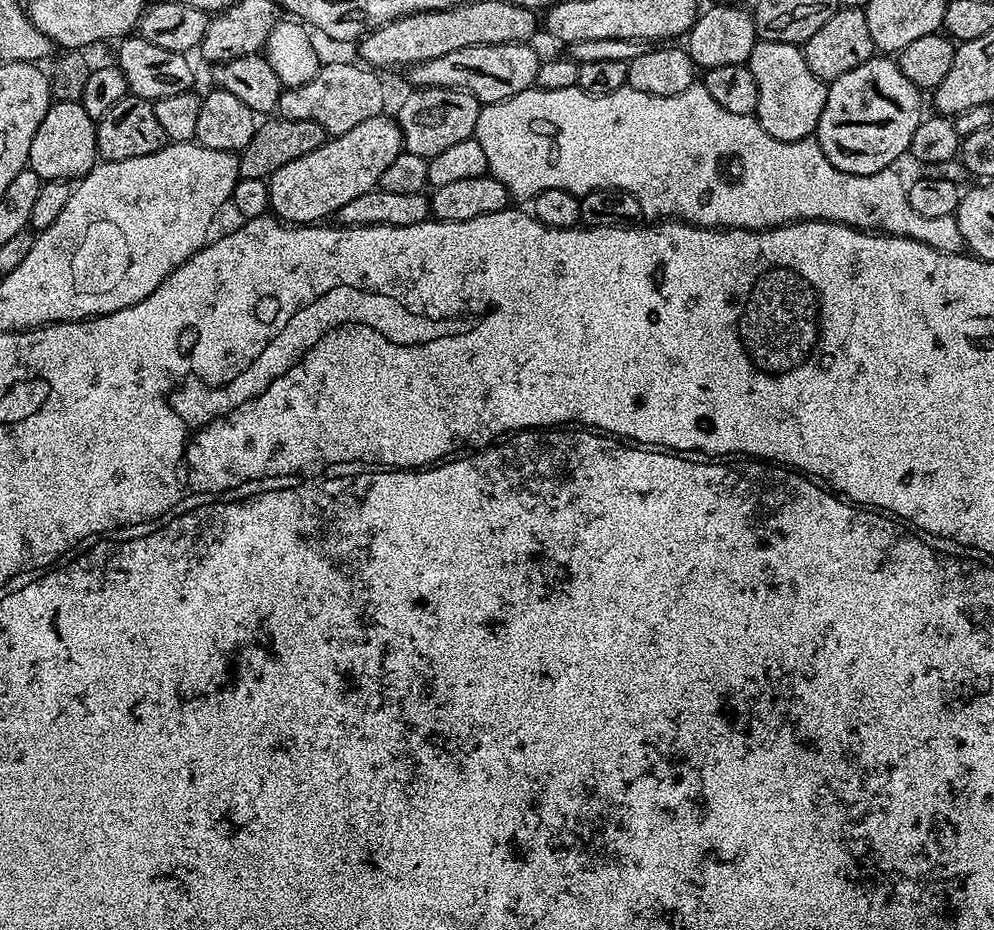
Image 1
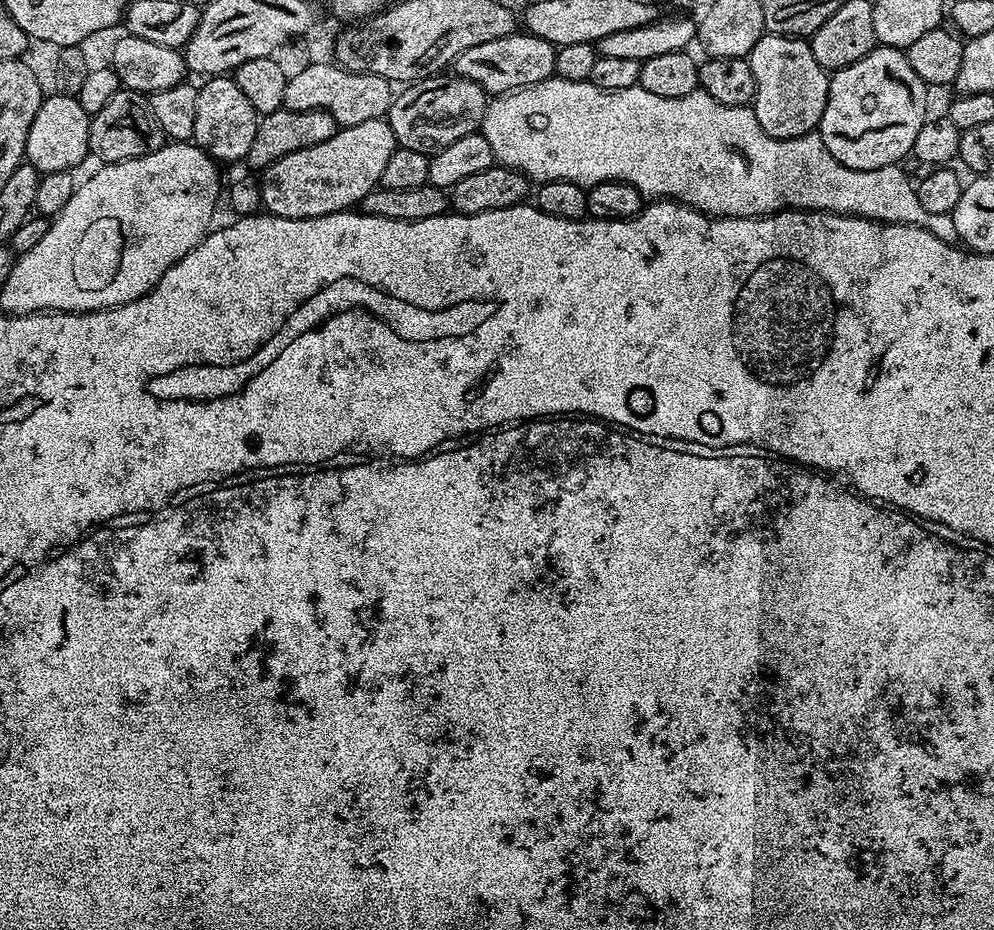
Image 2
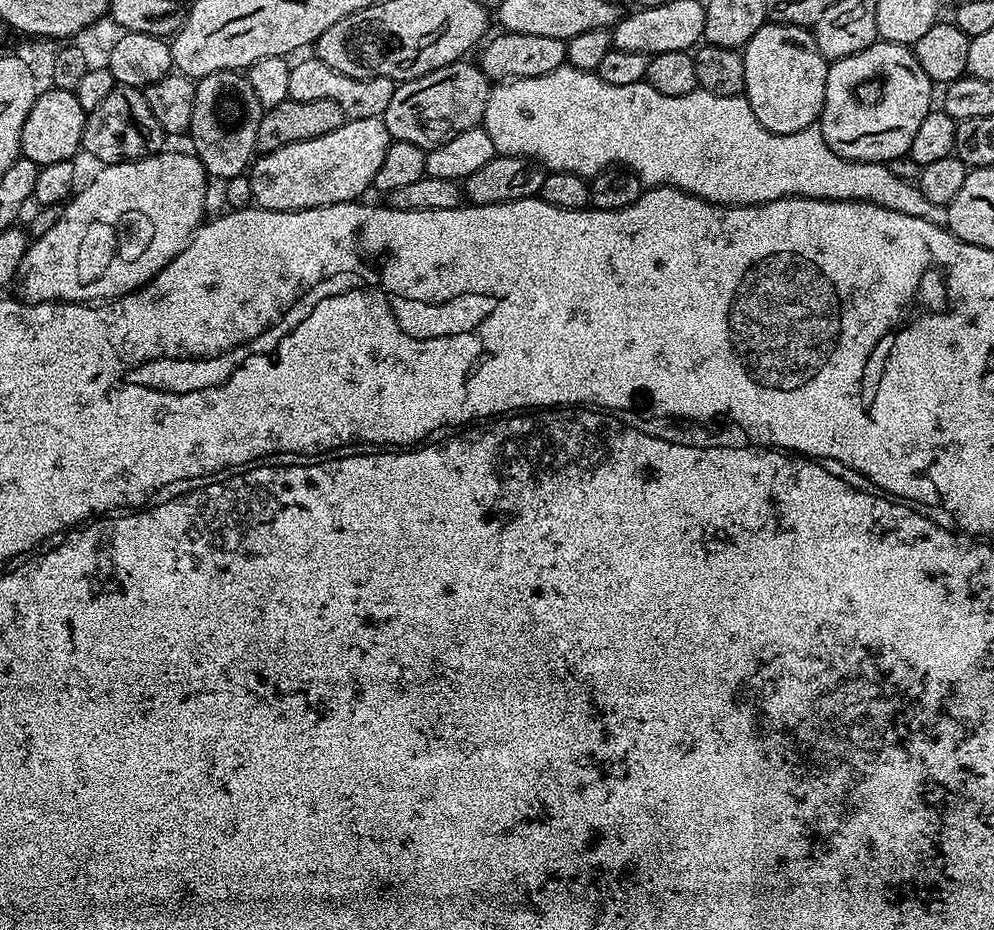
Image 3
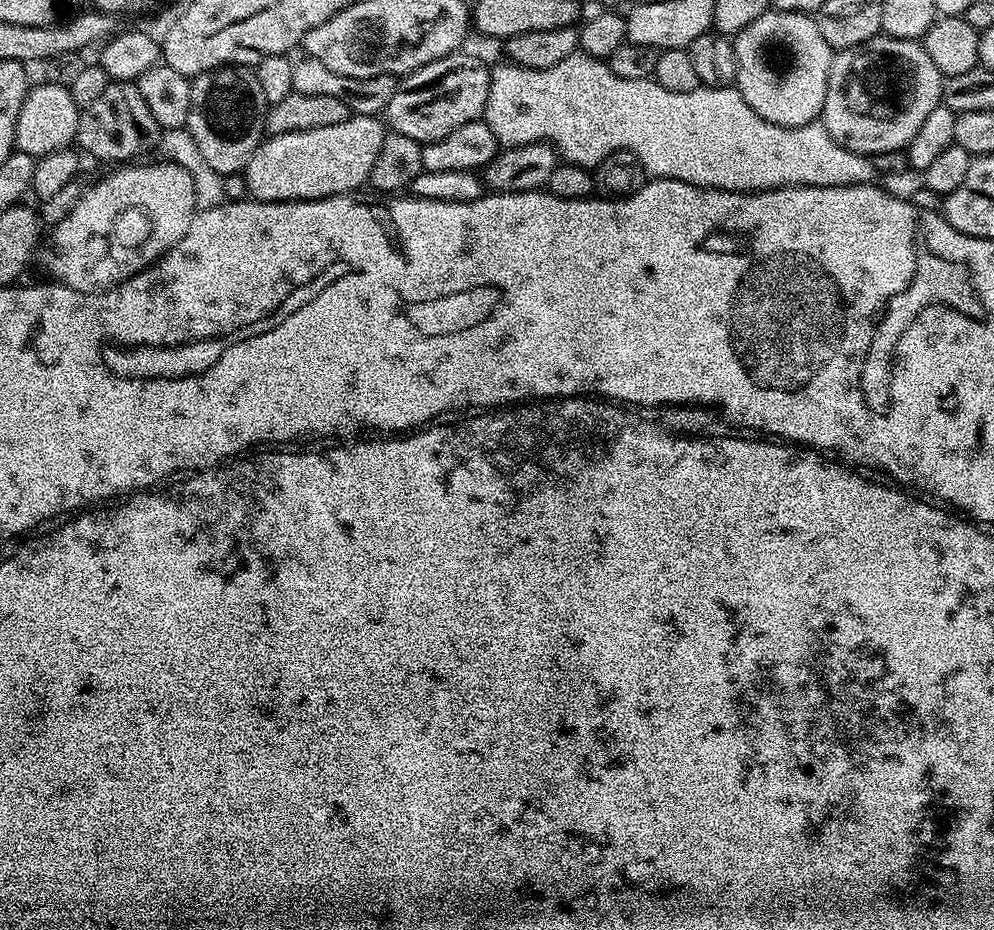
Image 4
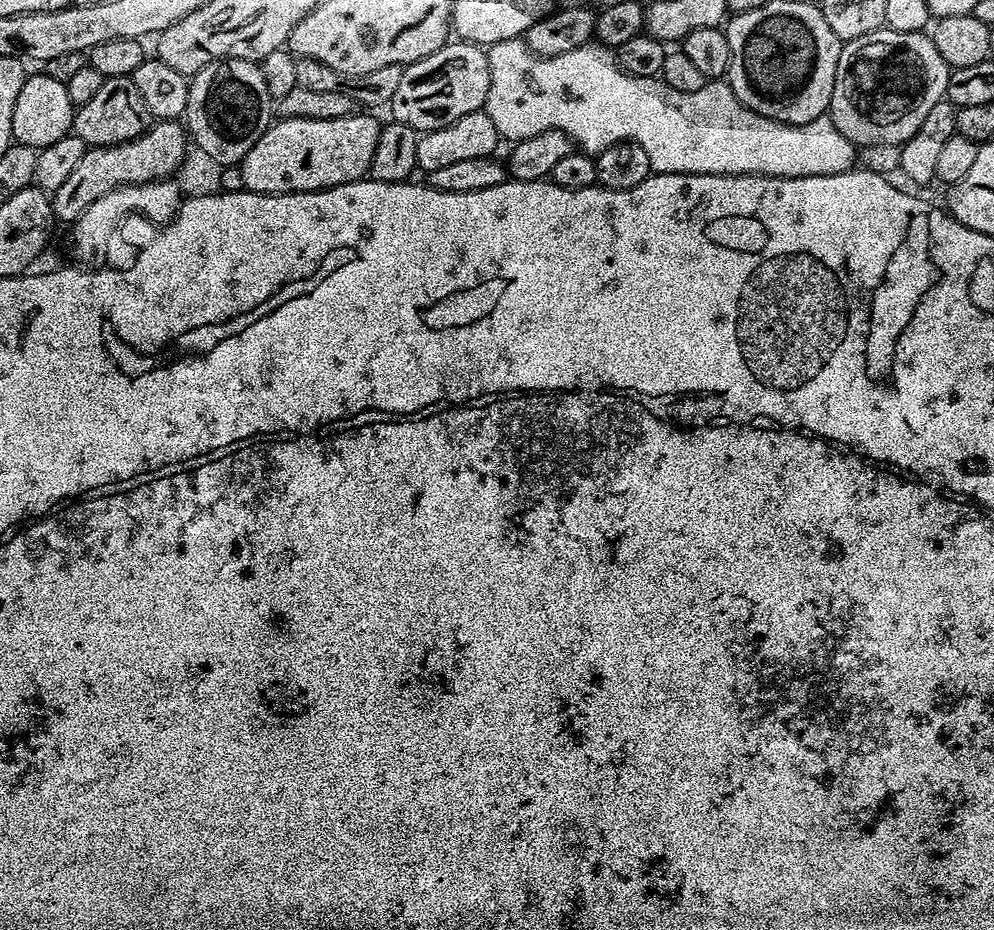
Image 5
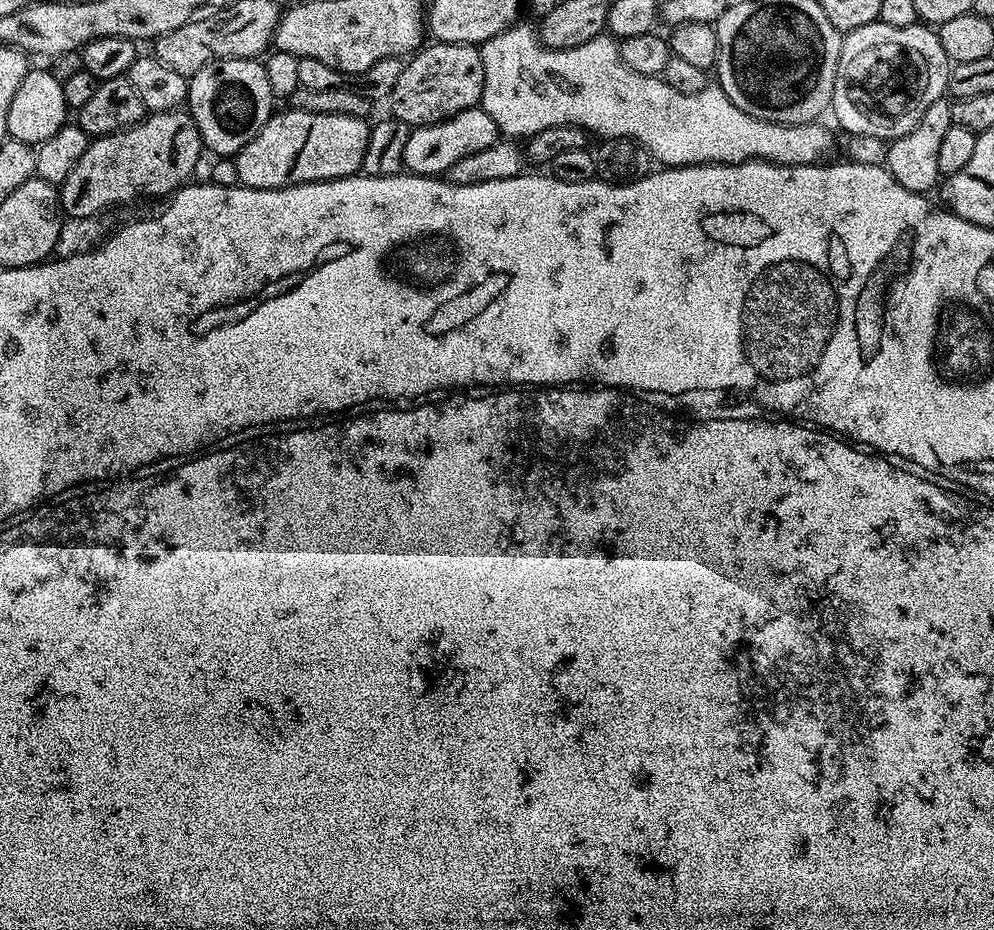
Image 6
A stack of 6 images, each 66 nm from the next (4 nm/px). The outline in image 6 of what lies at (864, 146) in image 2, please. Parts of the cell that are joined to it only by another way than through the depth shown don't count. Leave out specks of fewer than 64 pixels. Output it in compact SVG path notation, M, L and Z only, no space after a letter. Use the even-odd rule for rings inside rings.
M879 22L858 26L858 30L843 33L840 41L831 115L836 115L847 135L870 135L885 142L897 140L902 134L914 130L918 118L922 118L922 114L947 93L949 67L950 61L946 50L942 50L939 35L923 22L905 28Z

